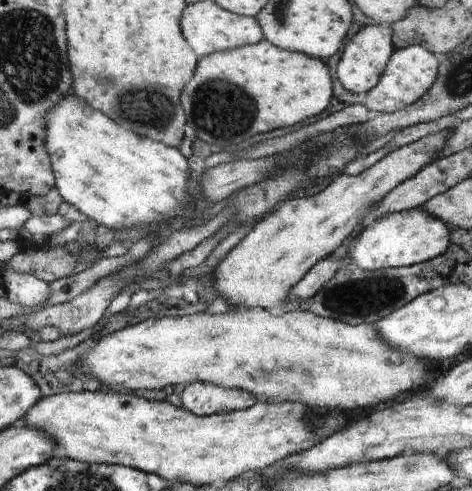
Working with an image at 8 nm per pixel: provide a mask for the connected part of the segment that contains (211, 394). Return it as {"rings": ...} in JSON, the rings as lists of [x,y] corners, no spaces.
{"rings":[[[196,382],[186,385],[180,400],[186,411],[205,416],[248,409],[255,404],[256,398],[244,390]]]}

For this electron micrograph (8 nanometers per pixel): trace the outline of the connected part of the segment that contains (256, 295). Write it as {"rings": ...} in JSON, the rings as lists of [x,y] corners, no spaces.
{"rings":[[[445,129],[438,134],[427,135],[417,142],[394,149],[382,160],[370,166],[358,176],[338,174],[332,184],[328,184],[322,192],[307,198],[286,198],[274,212],[259,220],[250,233],[222,260],[214,270],[216,289],[219,296],[229,304],[242,306],[246,309],[259,307],[270,308],[274,304],[286,301],[292,286],[295,286],[308,270],[320,260],[332,255],[362,224],[371,210],[402,182],[416,175],[425,165],[437,159],[439,153],[446,147],[446,140],[452,130]]]}

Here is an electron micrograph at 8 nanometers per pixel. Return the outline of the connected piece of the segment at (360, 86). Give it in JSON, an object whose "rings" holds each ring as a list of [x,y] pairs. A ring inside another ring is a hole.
{"rings":[[[374,24],[366,26],[358,32],[342,52],[337,65],[337,78],[341,86],[350,93],[369,92],[378,85],[386,66],[395,52],[393,31],[390,25]]]}

